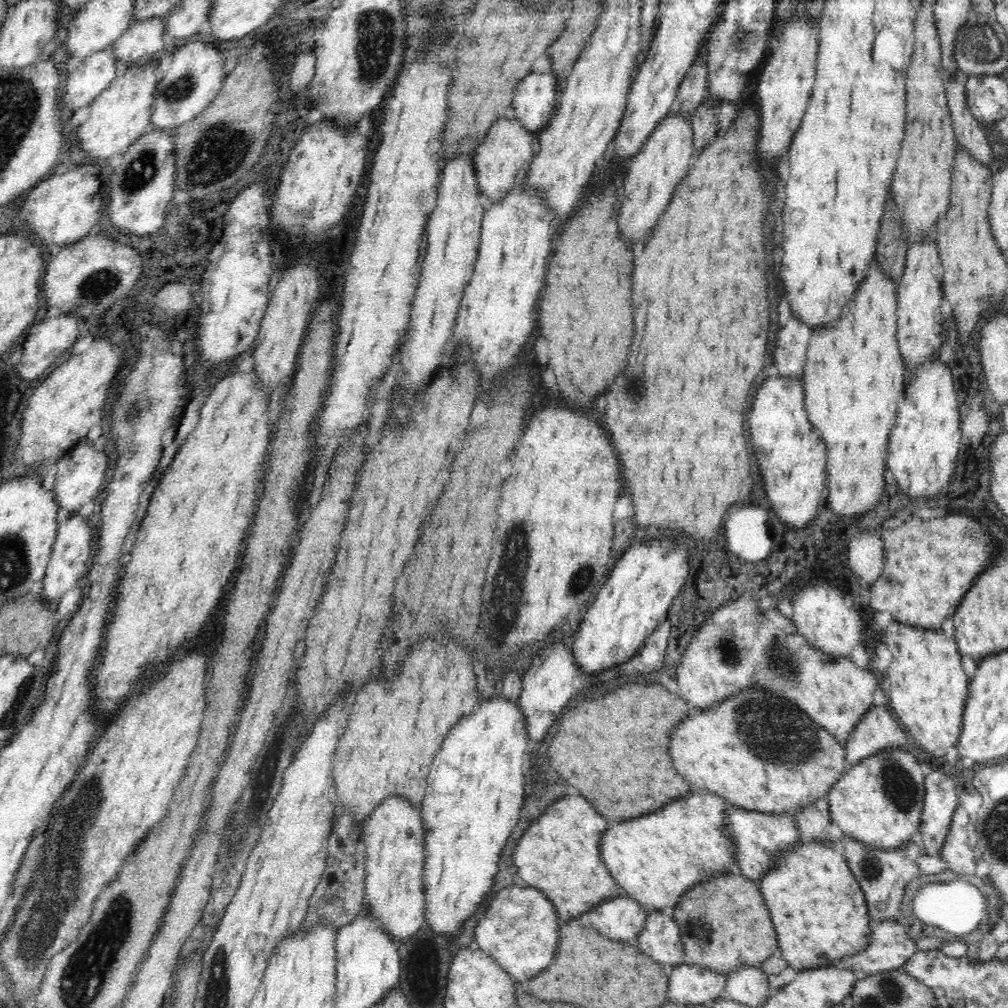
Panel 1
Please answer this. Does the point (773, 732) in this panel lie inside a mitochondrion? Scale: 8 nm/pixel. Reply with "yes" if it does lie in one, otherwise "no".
yes

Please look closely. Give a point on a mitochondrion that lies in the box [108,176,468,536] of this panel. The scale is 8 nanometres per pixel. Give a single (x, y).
(133, 408)

